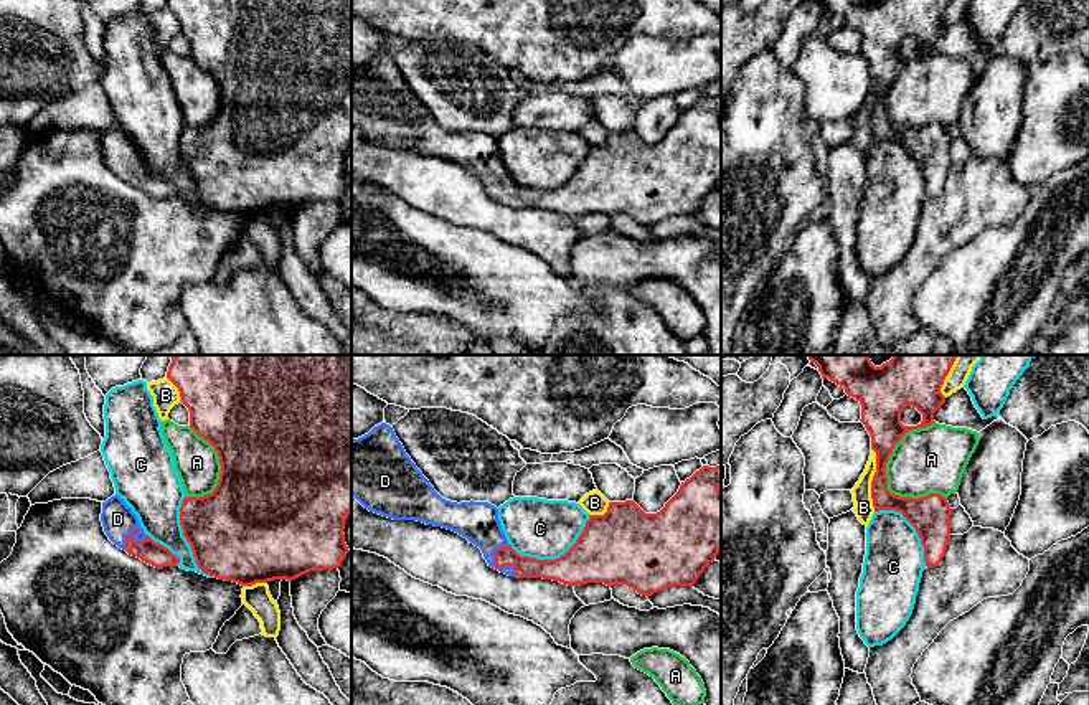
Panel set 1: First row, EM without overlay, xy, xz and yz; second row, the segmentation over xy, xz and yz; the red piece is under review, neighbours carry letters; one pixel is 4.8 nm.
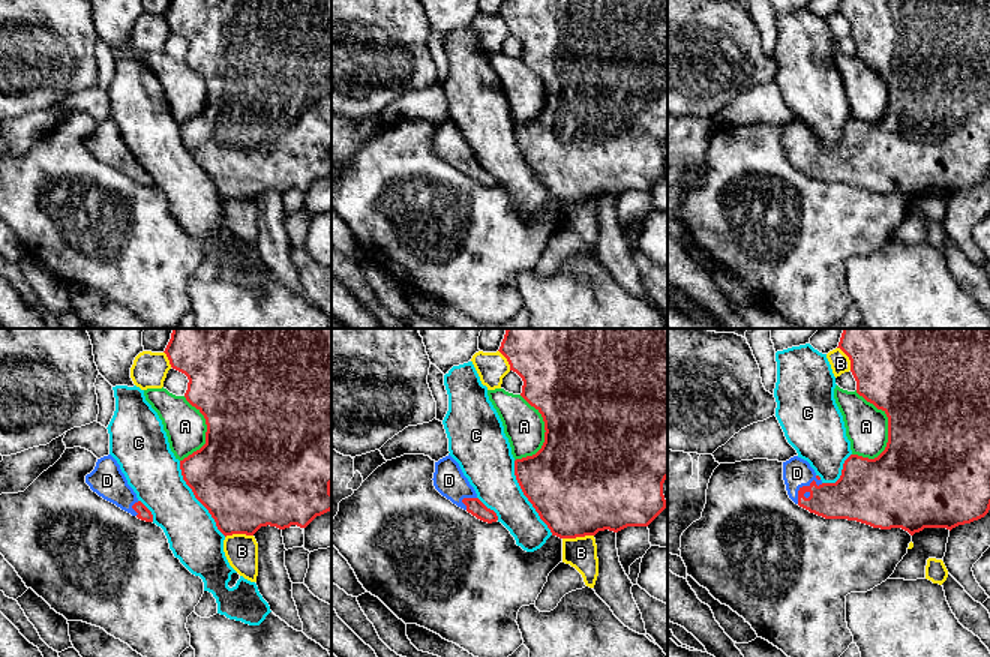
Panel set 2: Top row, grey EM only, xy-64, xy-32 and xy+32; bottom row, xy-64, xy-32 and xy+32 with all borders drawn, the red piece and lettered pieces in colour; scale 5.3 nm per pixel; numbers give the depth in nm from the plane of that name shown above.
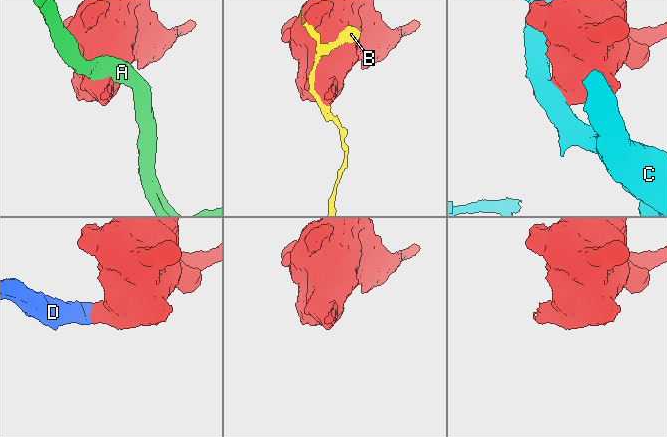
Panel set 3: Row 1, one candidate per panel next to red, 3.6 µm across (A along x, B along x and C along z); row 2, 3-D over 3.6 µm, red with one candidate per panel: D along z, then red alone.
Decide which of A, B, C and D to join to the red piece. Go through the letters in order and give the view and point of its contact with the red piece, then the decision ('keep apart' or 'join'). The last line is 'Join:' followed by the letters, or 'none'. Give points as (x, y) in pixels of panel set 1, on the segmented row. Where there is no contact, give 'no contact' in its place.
A: yz (893, 448) | keep apart
B: yz (873, 479) | keep apart
C: xz (556, 558) | keep apart
D: xy (126, 537) | join
Join: D

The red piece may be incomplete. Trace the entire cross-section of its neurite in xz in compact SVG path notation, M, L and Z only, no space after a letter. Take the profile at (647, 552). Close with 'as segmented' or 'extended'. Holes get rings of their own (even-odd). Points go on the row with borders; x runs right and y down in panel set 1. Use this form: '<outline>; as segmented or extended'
M386 423L351 439L351 497L370 512L393 520L417 520L452 530L478 546L488 566L518 578L543 578L568 586L625 584L642 596L672 586L693 586L721 550L721 466L703 466L681 482L678 492L657 513L645 513L634 500L609 502L604 515L589 515L576 543L556 560L518 555L508 543L498 509L488 502L442 499L406 454Z; extended

